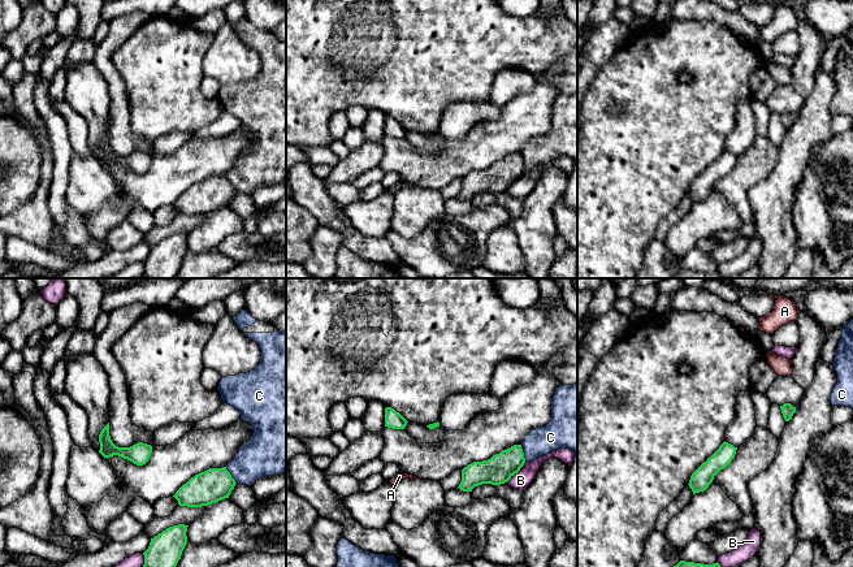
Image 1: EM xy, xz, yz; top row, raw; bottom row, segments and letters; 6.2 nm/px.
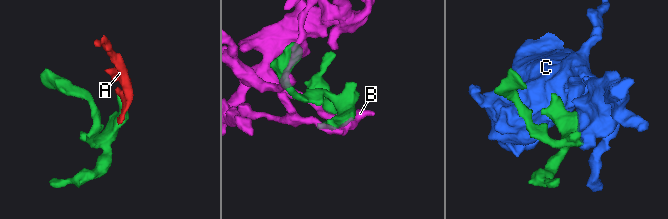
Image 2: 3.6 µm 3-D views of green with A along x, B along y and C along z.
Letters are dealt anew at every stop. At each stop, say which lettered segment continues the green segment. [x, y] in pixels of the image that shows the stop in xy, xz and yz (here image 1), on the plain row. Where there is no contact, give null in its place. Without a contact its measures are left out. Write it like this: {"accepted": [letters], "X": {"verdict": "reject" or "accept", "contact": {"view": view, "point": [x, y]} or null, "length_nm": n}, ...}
{"accepted": ["A"], "A": {"verdict": "accept", "contact": {"view": "yz", "point": [791, 113]}, "length_nm": 50}, "B": {"verdict": "reject", "contact": {"view": "xz", "point": [516, 181]}, "length_nm": 180}, "C": {"verdict": "reject", "contact": {"view": "xz", "point": [523, 161]}, "length_nm": 120}}

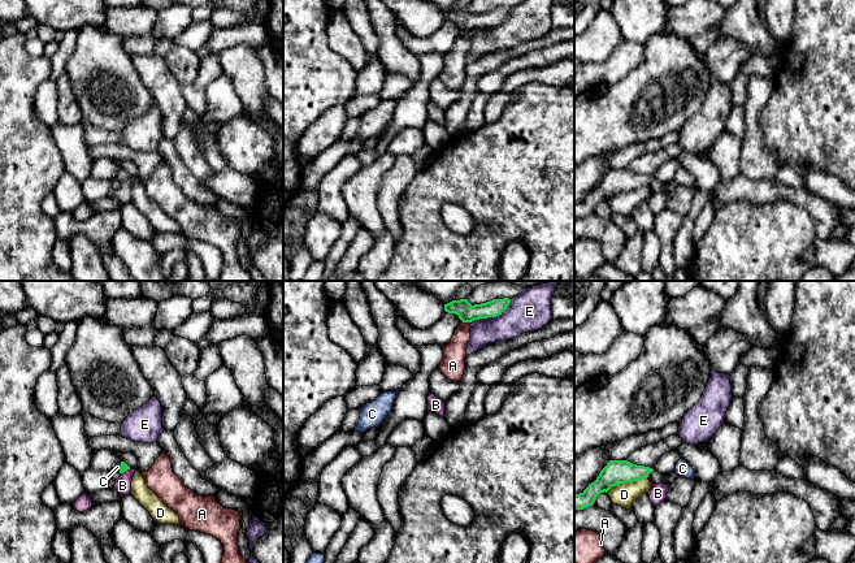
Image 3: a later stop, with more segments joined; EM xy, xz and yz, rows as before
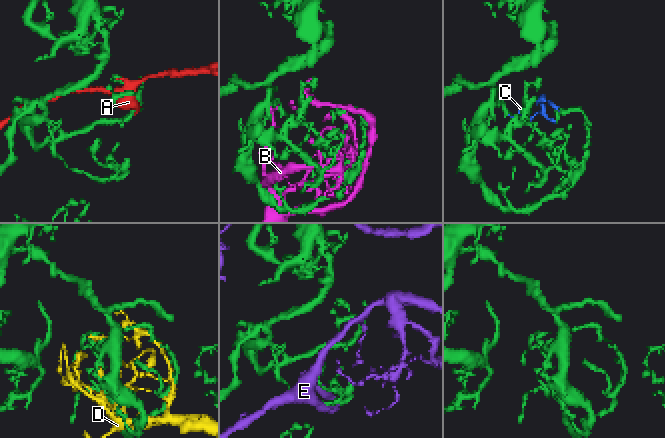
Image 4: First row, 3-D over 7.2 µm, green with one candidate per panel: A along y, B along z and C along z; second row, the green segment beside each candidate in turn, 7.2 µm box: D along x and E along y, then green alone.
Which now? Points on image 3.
{"accepted": ["C"], "A": {"verdict": "reject", "contact": {"view": "xz", "point": [467, 30]}, "length_nm": 60}, "B": {"verdict": "reject", "contact": {"view": "xy", "point": [125, 178]}, "length_nm": 70}, "C": {"verdict": "accept", "contact": {"view": "xy", "point": [120, 176]}, "length_nm": 70}, "D": {"verdict": "reject", "contact": {"view": "yz", "point": [625, 190]}, "length_nm": 280}, "E": {"verdict": "reject", "contact": {"view": "xz", "point": [491, 25]}, "length_nm": 300}}

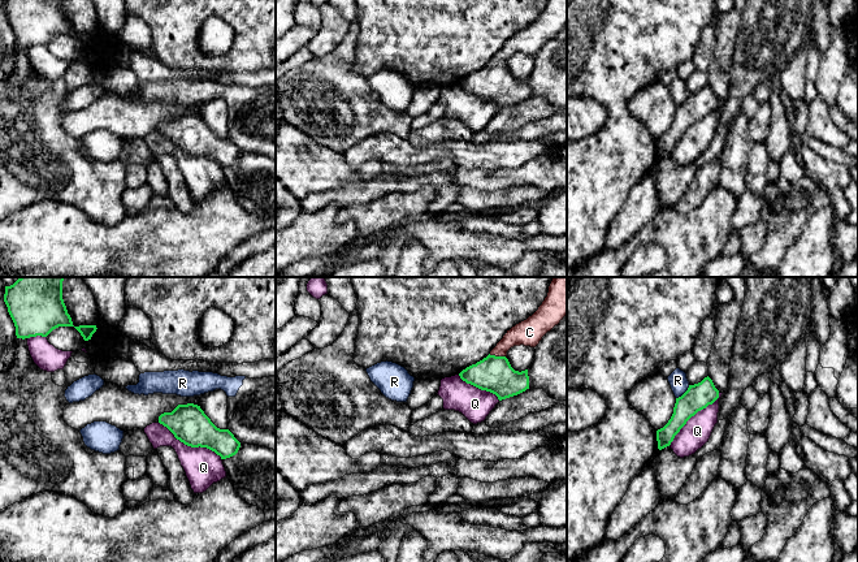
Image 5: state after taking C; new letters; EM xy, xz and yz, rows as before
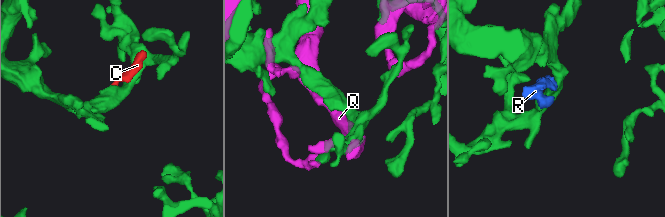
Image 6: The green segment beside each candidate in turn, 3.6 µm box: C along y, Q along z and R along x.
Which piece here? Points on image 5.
{"accepted": ["C"], "C": {"verdict": "accept", "contact": {"view": "xz", "point": [498, 65]}, "length_nm": 110}, "Q": {"verdict": "reject", "contact": {"view": "xy", "point": [190, 154]}, "length_nm": 460}, "R": {"verdict": "reject", "contact": {"view": "yz", "point": [684, 102]}, "length_nm": 120}}

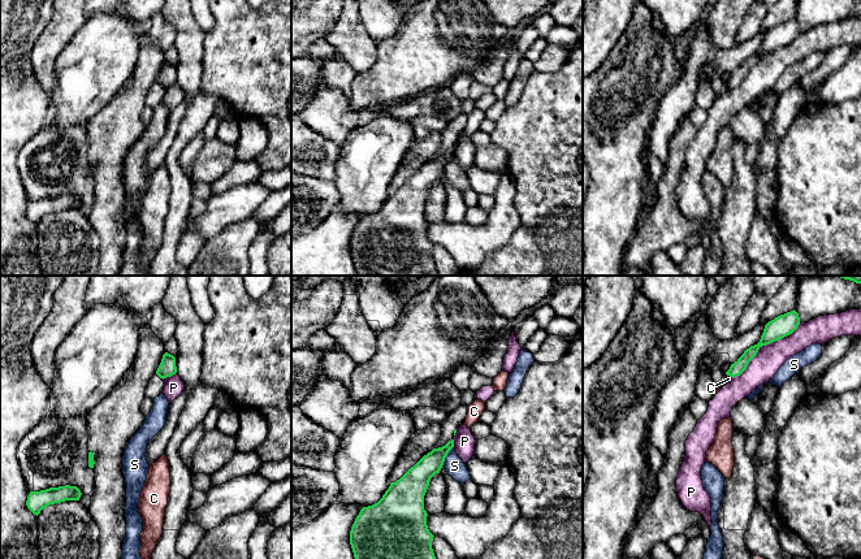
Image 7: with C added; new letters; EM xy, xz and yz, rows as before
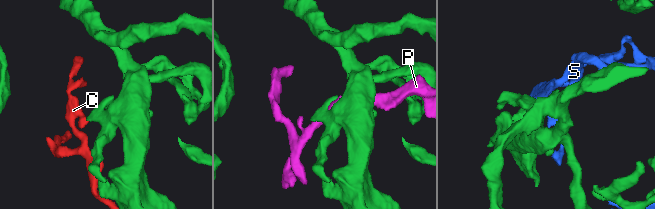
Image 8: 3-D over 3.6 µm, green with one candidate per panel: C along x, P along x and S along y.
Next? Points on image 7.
{"accepted": ["C"], "C": {"verdict": "accept", "contact": {"view": "yz", "point": [728, 83]}, "length_nm": 50}, "P": {"verdict": "reject", "contact": {"view": "yz", "point": [764, 53]}, "length_nm": 550}, "S": {"verdict": "reject", "contact": {"view": "xz", "point": [446, 164]}, "length_nm": 140}}

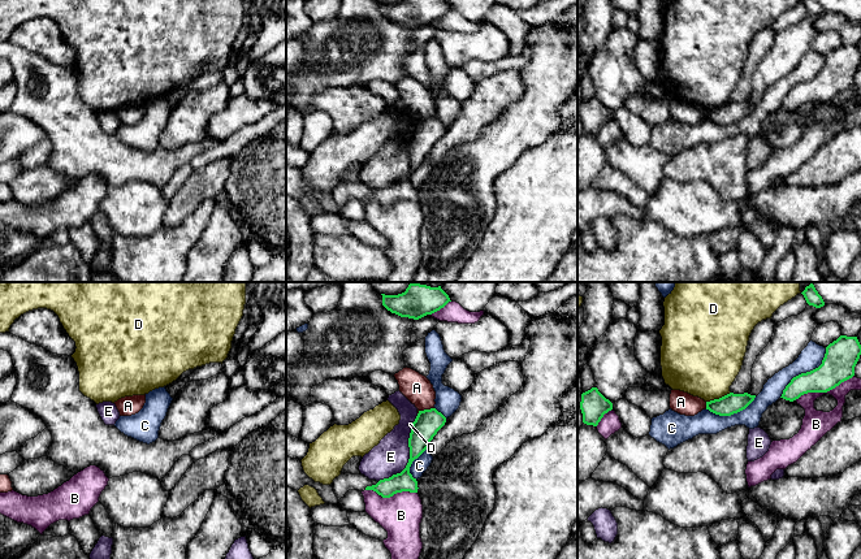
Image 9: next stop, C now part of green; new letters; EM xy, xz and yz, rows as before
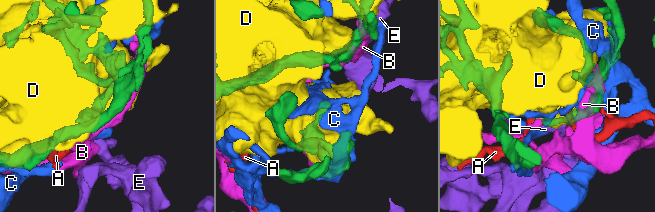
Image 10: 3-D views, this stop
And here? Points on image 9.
{"accepted": [], "A": {"verdict": "reject", "contact": {"view": "xz", "point": [425, 118]}, "length_nm": 100}, "B": {"verdict": "reject", "contact": {"view": "yz", "point": [823, 100]}, "length_nm": 400}, "C": {"verdict": "reject", "contact": {"view": "yz", "point": [804, 82]}, "length_nm": 420}, "D": {"verdict": "reject", "contact": {"view": "yz", "point": [719, 107]}, "length_nm": 170}, "E": {"verdict": "reject", "contact": {"view": "xz", "point": [409, 169]}, "length_nm": 400}}

